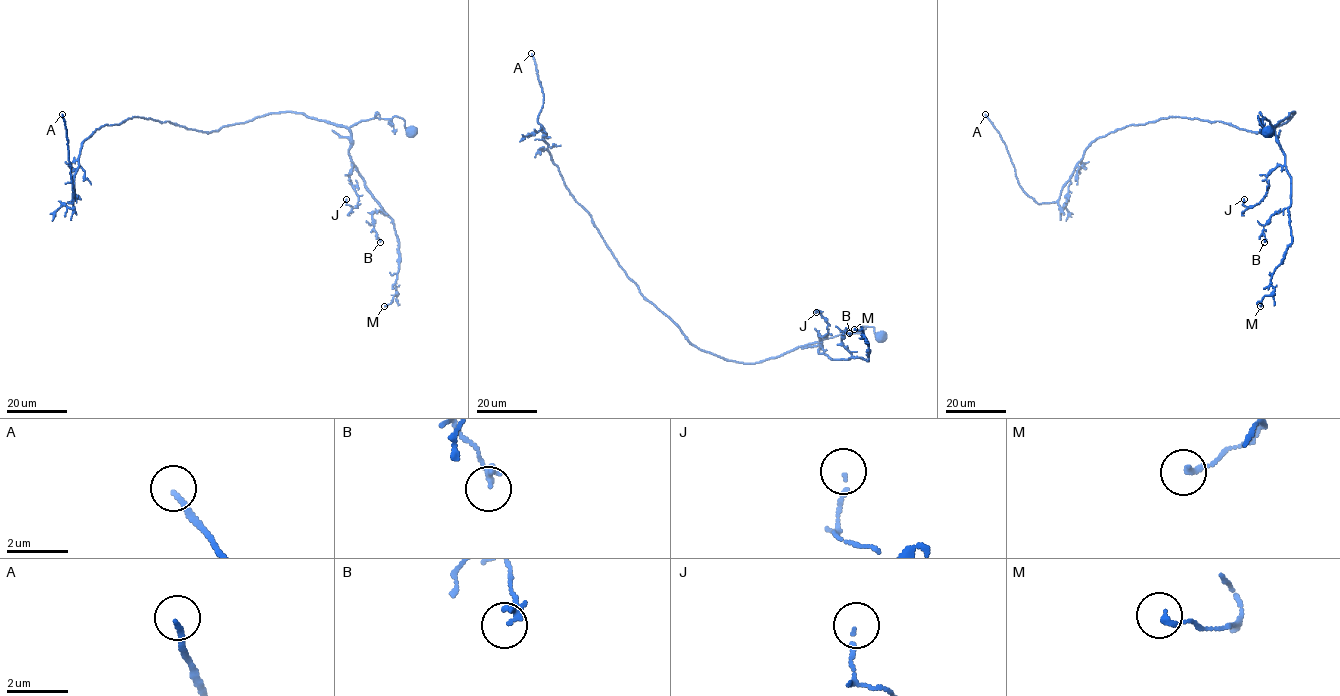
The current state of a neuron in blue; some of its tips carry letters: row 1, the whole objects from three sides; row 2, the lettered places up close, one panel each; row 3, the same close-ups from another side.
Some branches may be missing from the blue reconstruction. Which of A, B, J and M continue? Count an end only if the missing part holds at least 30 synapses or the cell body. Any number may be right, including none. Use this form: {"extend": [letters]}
{"extend": ["A"]}

